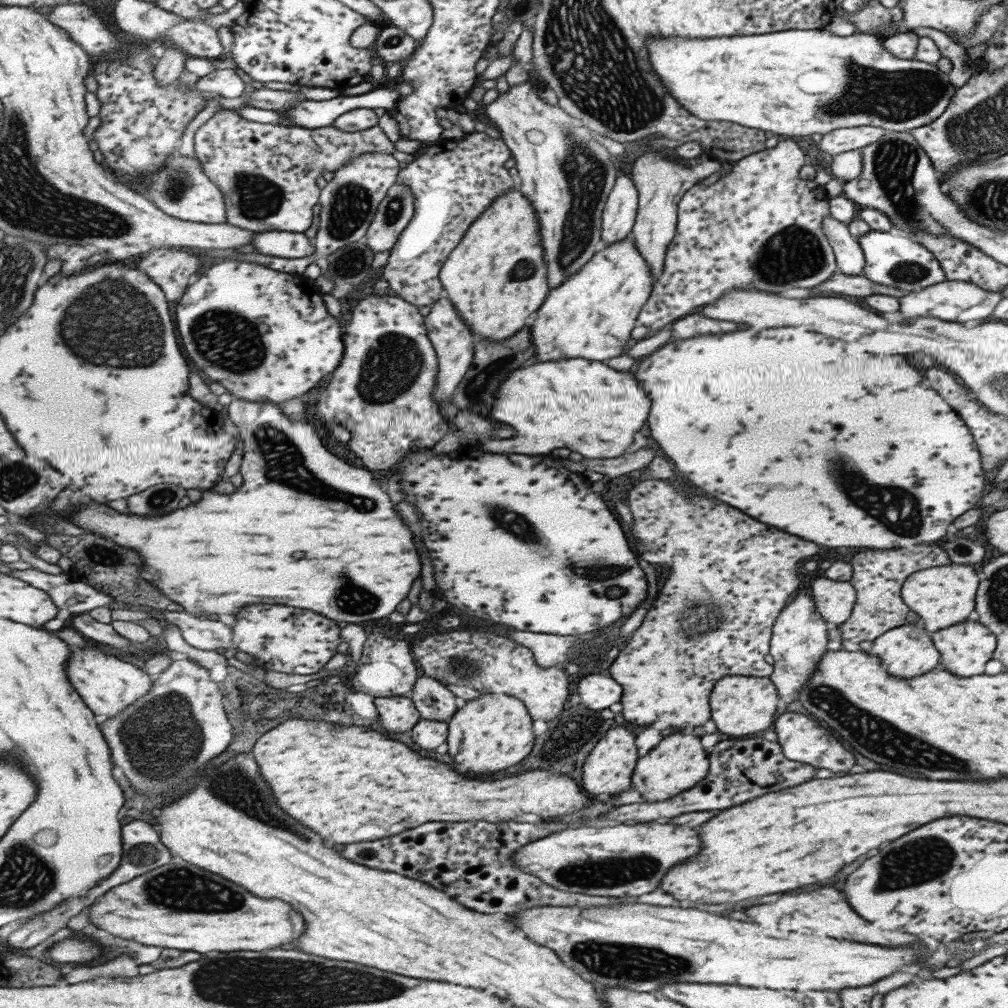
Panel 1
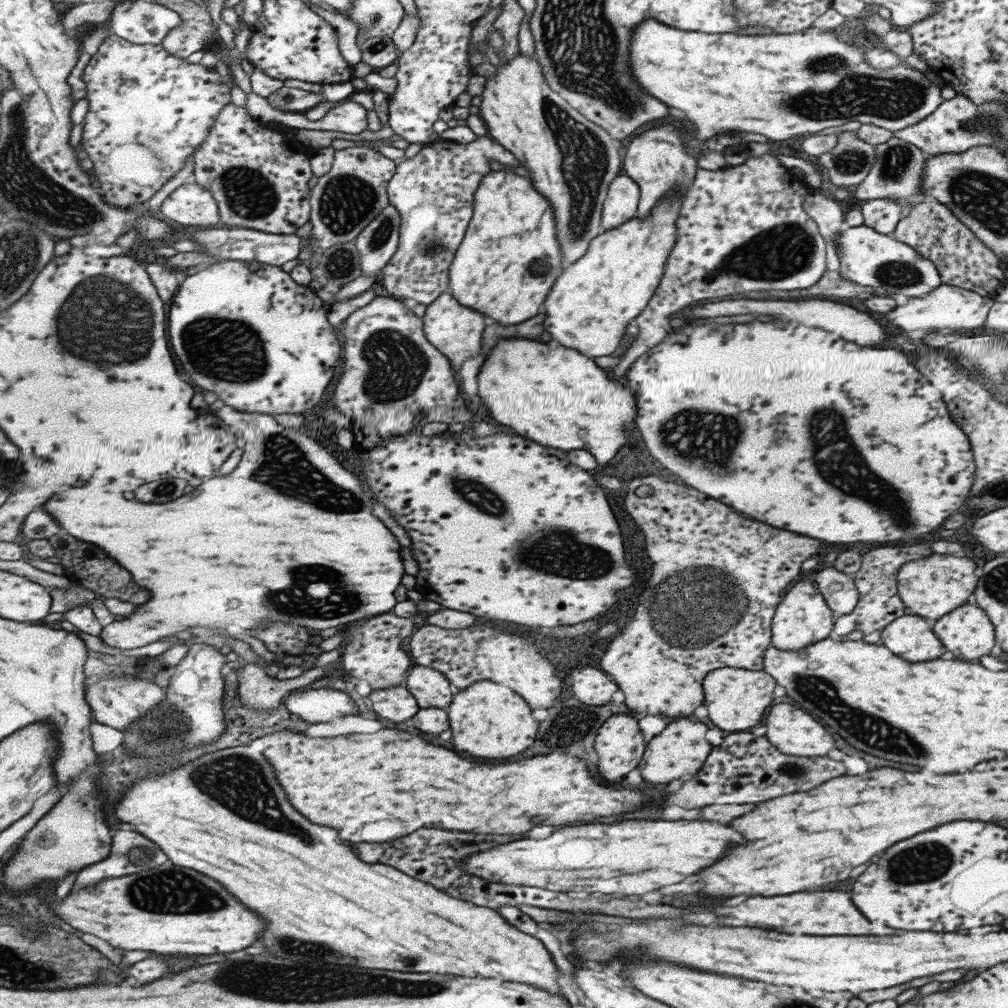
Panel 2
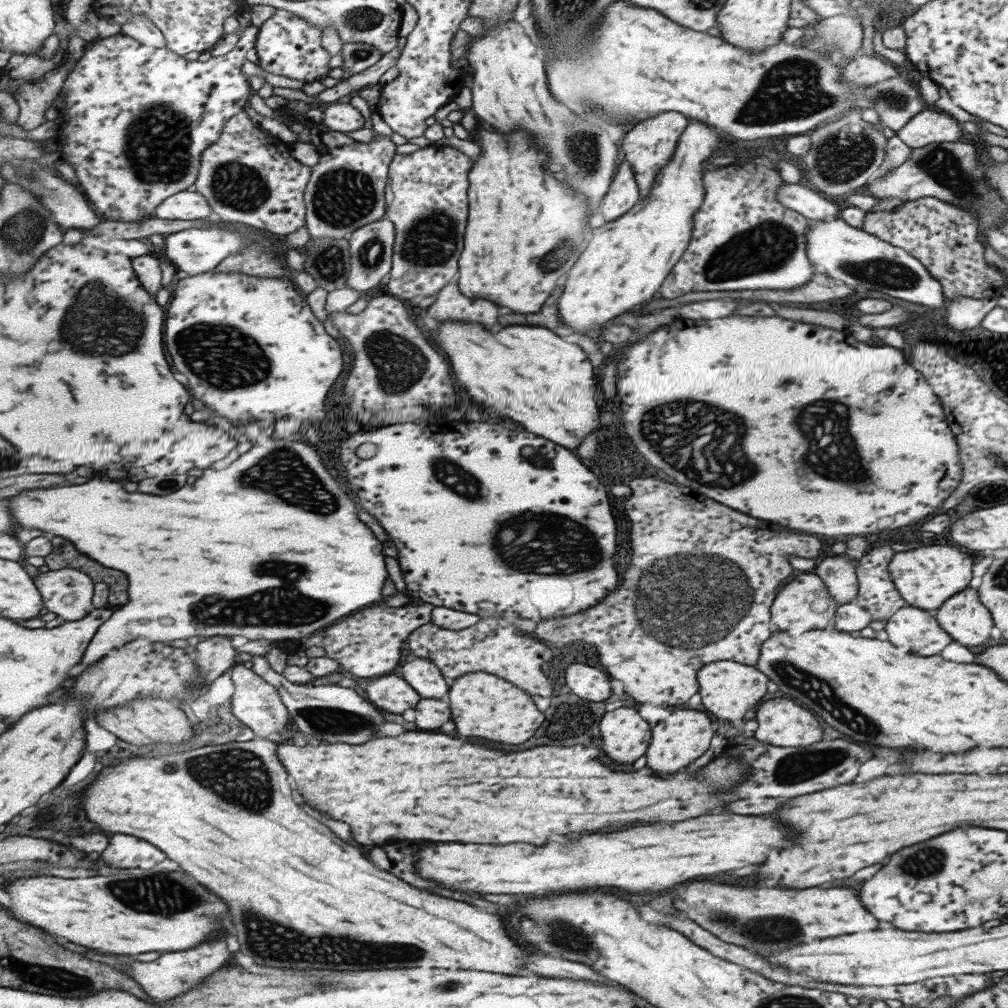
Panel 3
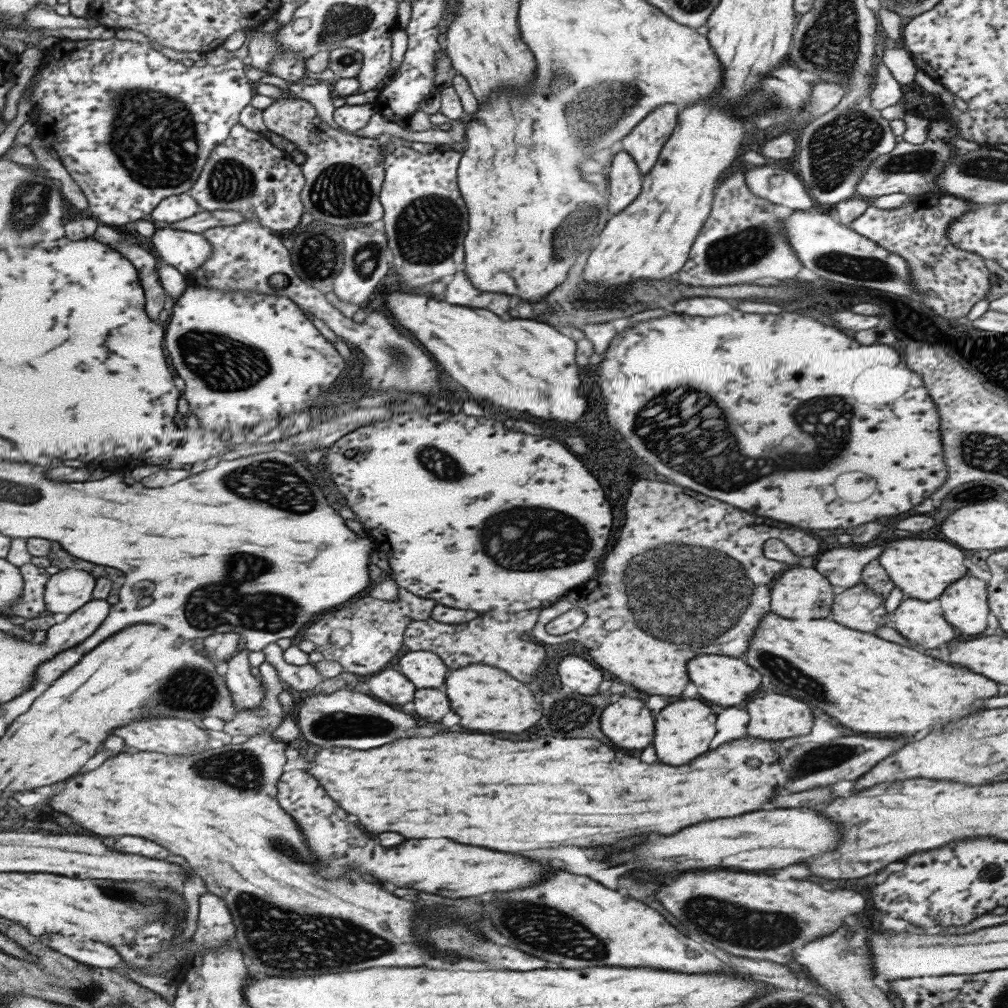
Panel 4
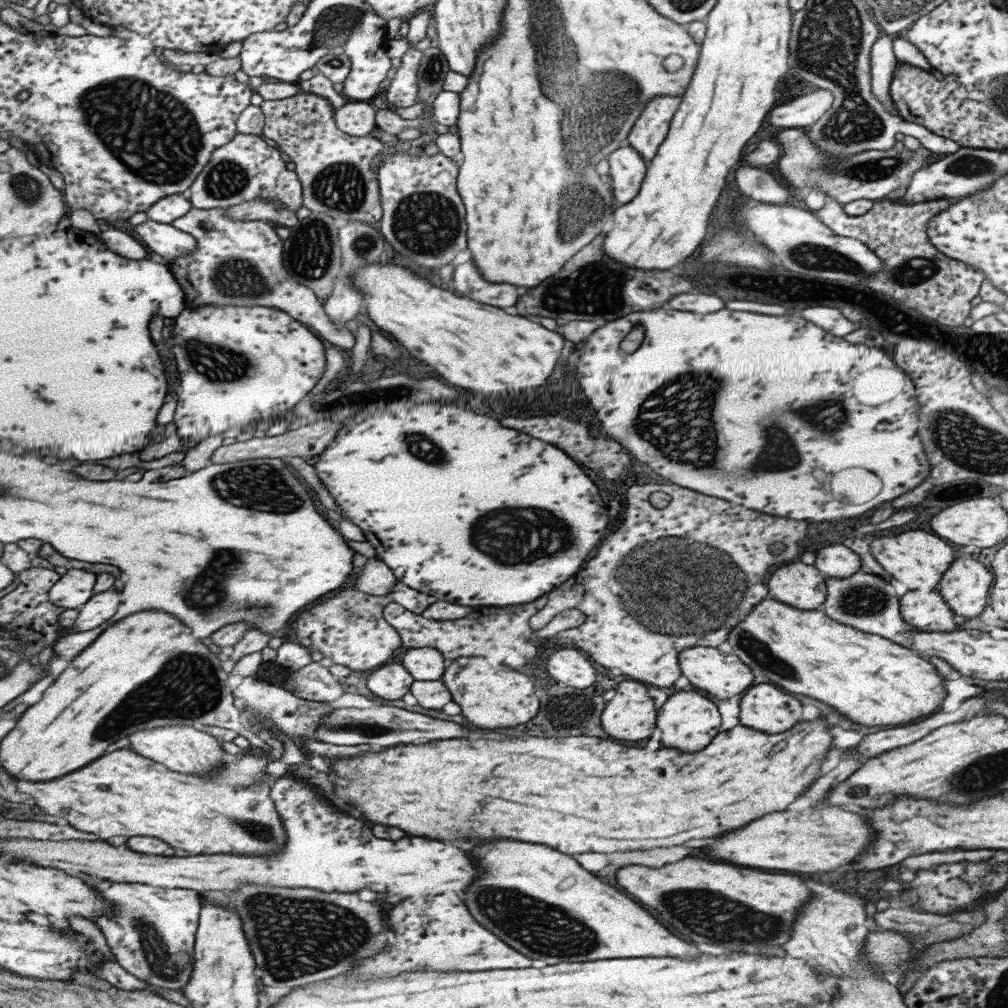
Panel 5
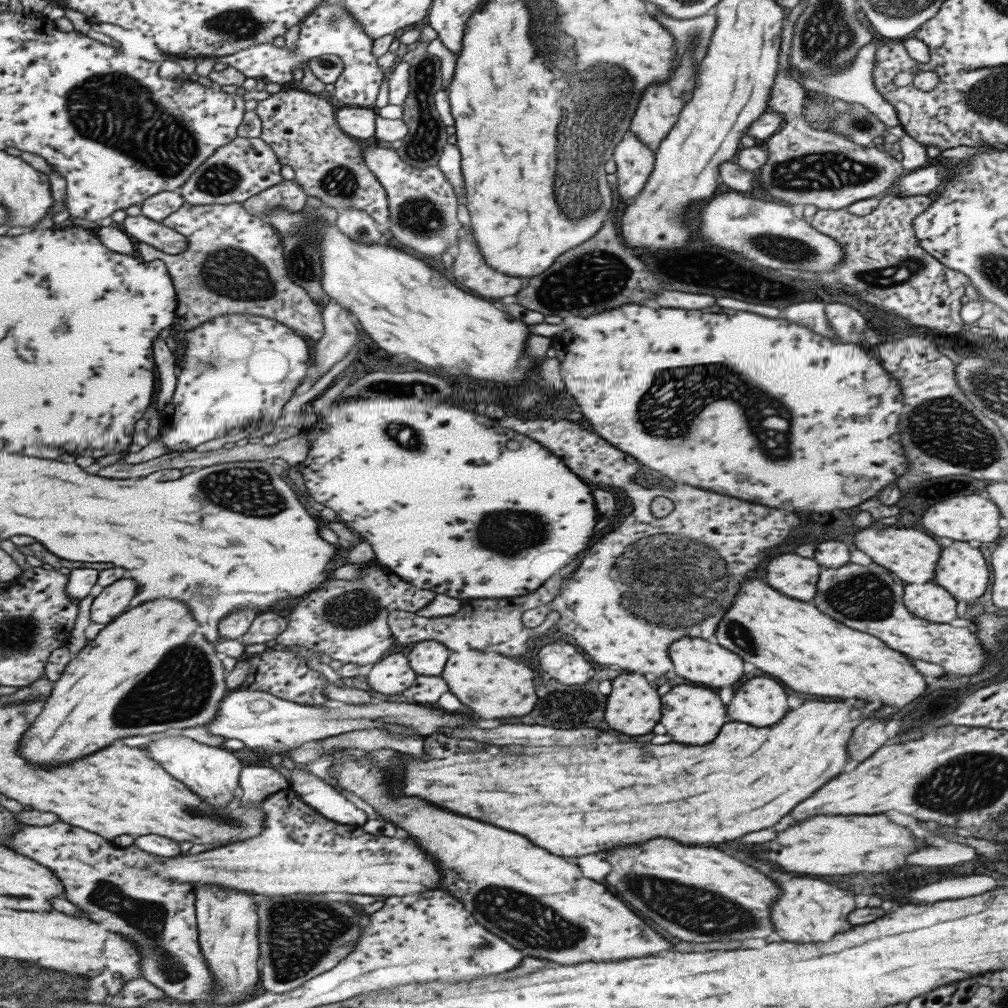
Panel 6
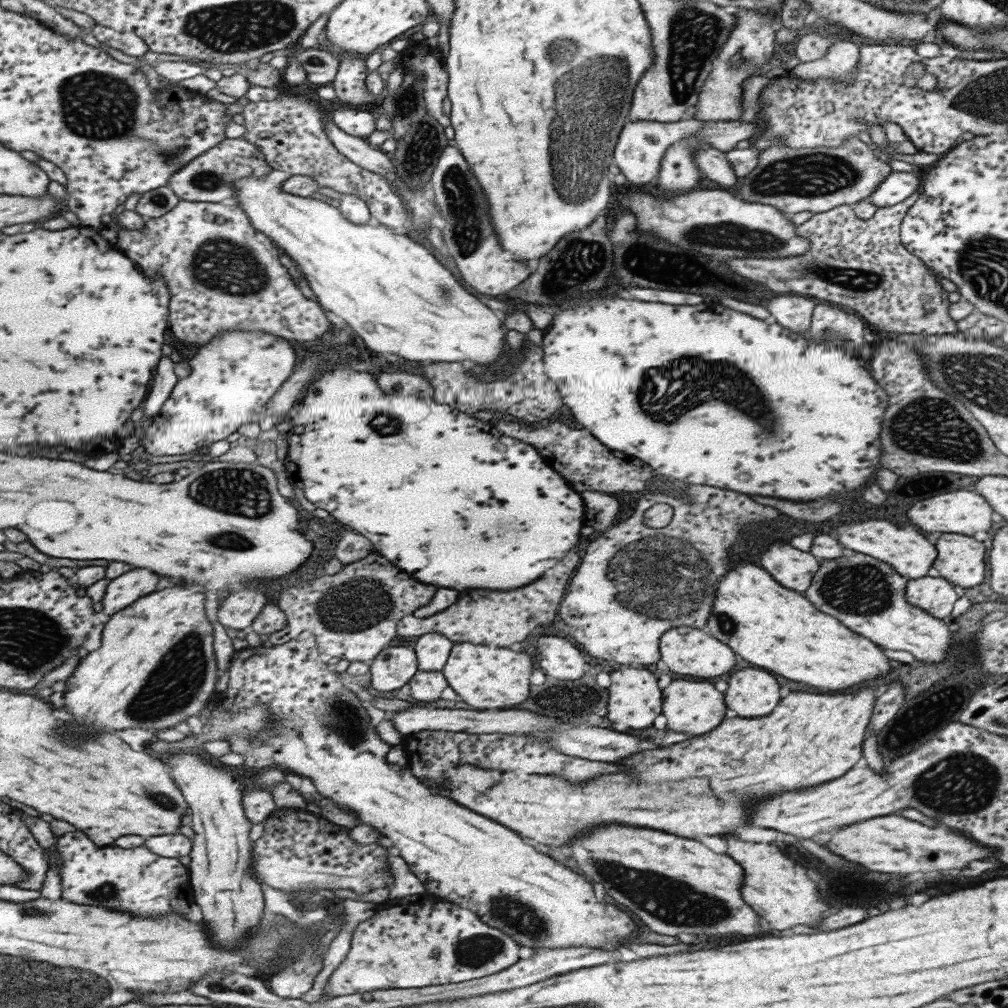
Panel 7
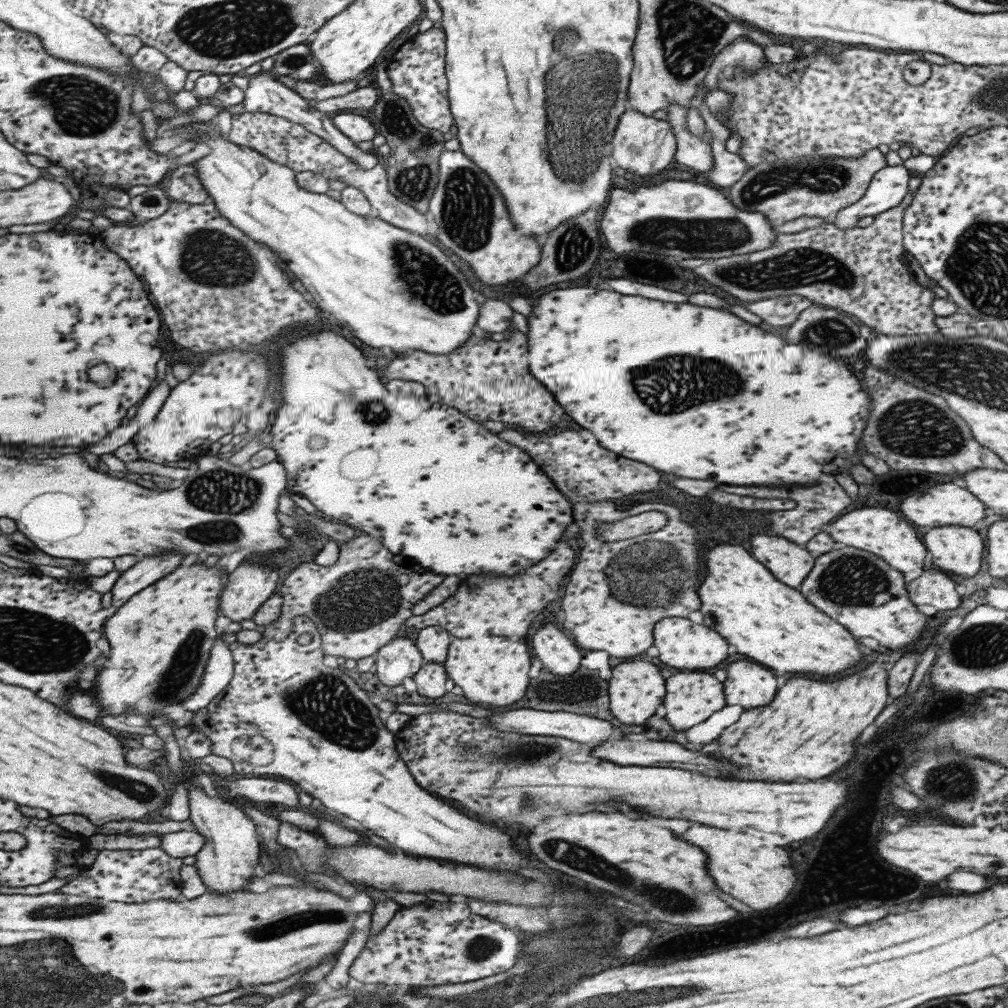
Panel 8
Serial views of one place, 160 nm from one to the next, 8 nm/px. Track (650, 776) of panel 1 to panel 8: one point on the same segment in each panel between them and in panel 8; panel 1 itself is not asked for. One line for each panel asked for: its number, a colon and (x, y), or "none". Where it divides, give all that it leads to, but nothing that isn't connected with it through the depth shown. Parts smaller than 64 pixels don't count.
2: (680, 748)
3: (684, 735)
4: (683, 729)
5: (687, 721)
6: (691, 715)
7: (694, 708)
8: (690, 697)

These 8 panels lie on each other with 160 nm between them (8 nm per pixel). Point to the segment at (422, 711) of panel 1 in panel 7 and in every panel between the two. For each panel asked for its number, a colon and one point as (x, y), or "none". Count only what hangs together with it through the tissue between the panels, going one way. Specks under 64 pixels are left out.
2: (429, 687)
3: (420, 674)
4: (423, 669)
5: (425, 663)
6: (427, 658)
7: (431, 650)

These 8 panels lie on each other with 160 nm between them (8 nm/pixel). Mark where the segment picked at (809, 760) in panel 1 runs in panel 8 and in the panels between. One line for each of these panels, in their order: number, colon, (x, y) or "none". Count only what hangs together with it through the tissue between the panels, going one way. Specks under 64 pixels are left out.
2: (789, 730)
3: (780, 723)
4: (772, 717)
5: (762, 707)
6: (760, 702)
7: (751, 693)
8: (747, 684)

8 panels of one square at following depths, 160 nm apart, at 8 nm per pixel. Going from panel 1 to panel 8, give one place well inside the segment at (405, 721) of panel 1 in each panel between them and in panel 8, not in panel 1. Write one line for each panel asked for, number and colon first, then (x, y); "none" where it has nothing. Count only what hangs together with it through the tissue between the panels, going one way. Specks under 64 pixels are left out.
2: (396, 704)
3: (391, 693)
4: (389, 686)
5: (390, 681)
6: (390, 675)
7: (393, 666)
8: (400, 658)

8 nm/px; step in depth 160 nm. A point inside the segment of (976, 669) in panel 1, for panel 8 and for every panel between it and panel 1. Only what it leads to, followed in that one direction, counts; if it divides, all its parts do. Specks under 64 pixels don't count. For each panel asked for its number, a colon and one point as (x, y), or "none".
2: (967, 633)
3: (962, 616)
4: (963, 603)
5: (964, 585)
6: (960, 570)
7: (959, 559)
8: (957, 549)

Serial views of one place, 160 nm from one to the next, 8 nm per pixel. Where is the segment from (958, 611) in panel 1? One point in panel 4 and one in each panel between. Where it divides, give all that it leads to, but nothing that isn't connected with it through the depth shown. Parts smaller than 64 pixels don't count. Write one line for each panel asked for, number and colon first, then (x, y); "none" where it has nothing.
2: (930, 588)
3: (925, 577)
4: (921, 569)

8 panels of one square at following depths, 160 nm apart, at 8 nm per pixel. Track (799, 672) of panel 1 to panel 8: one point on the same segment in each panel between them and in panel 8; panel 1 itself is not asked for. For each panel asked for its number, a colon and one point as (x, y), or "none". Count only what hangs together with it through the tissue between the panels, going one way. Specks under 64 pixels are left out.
2: (802, 617)
3: (803, 604)
4: (800, 593)
5: (798, 585)
6: (795, 577)
7: (793, 569)
8: (790, 563)

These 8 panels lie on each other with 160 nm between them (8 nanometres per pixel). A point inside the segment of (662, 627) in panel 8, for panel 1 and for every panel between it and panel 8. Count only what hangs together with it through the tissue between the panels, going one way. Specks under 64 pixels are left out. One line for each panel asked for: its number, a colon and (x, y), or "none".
1: (740, 706)
2: (736, 699)
3: (729, 690)
4: (728, 681)
5: (723, 675)
6: (695, 659)
7: (685, 650)

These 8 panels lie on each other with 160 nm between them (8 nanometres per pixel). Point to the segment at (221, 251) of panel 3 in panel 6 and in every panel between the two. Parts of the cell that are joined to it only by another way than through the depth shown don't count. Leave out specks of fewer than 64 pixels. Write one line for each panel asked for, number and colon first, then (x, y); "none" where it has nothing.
4: (186, 251)
5: (168, 243)
6: (158, 236)

